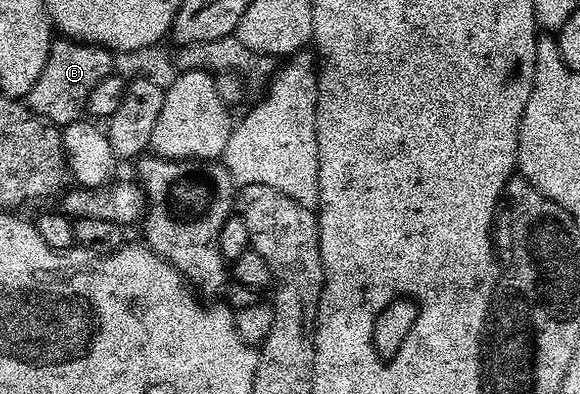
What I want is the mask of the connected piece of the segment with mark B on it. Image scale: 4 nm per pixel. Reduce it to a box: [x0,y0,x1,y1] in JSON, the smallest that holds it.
[27,37,115,129]

